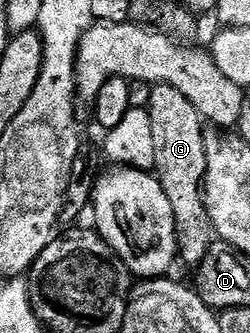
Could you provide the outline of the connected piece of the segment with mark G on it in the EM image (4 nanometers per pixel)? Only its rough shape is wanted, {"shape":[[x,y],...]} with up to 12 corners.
{"shape":[[152,88],[155,165],[182,261],[216,241],[205,119],[177,88]]}

